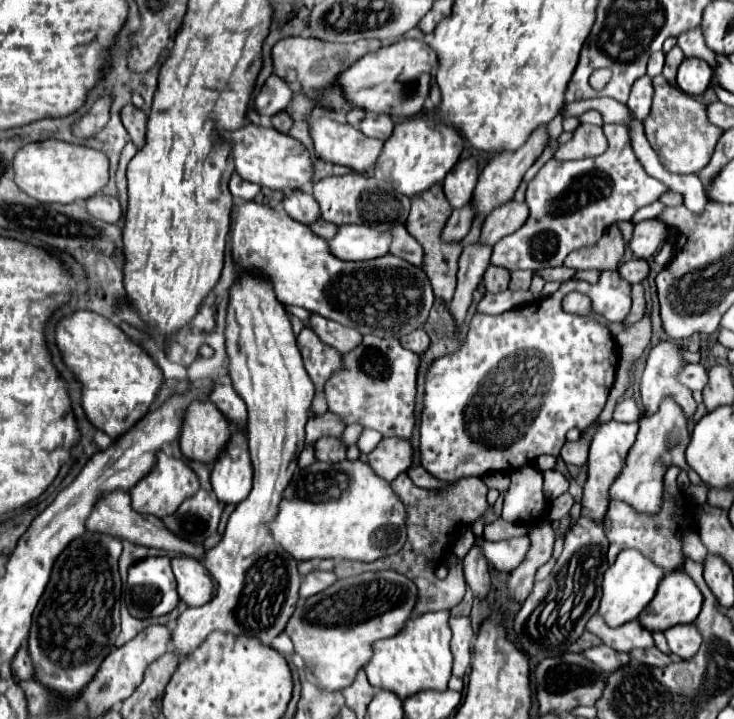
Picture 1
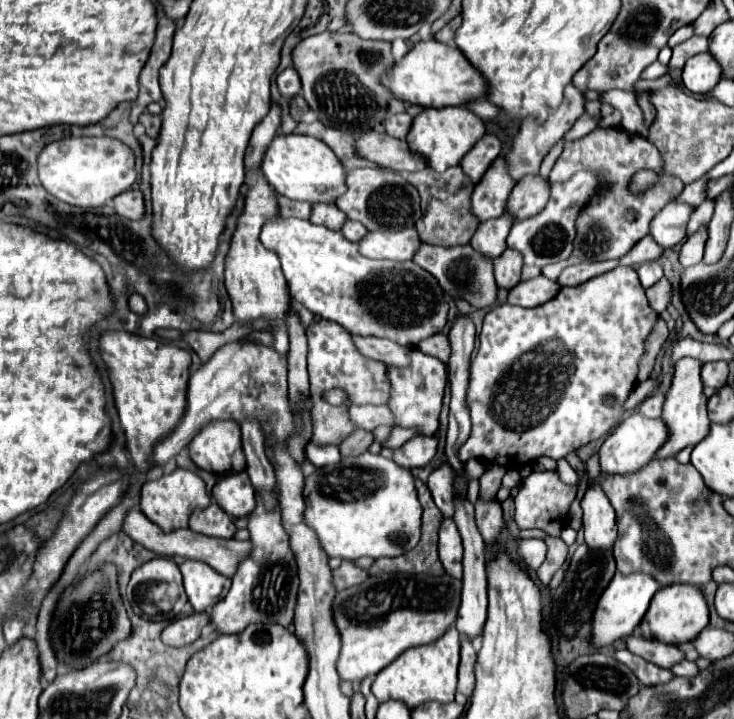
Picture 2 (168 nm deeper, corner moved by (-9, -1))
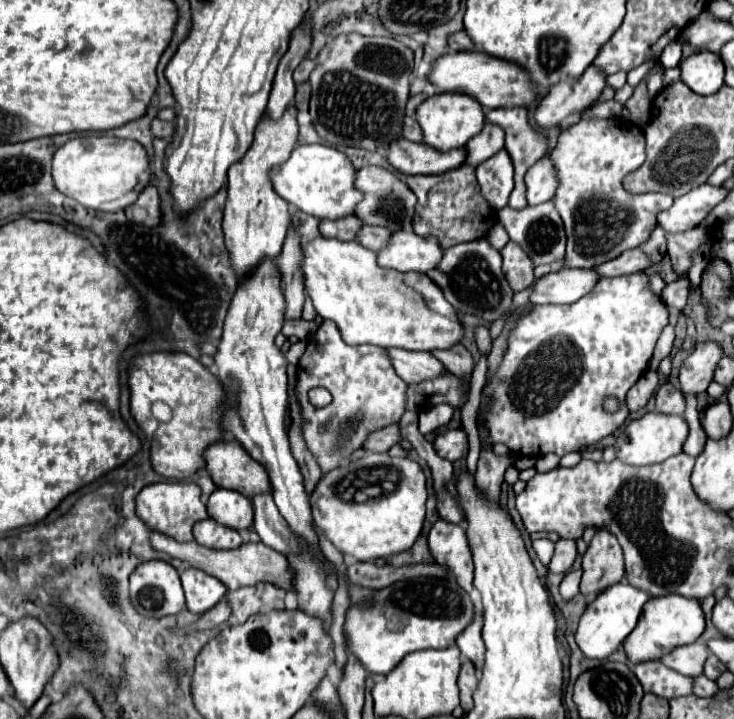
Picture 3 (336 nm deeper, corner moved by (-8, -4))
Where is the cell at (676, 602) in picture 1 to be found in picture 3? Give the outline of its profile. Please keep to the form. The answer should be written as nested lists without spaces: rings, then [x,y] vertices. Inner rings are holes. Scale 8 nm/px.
[[[679,595],[649,599],[647,605],[643,607],[643,617],[639,617],[639,625],[635,627],[635,633],[631,633],[631,637],[627,637],[627,641],[623,643],[627,661],[631,665],[635,665],[635,663],[643,663],[643,661],[661,659],[665,653],[673,651],[675,647],[697,641],[701,637],[703,629],[705,629],[705,617],[703,617],[699,601],[679,597]]]

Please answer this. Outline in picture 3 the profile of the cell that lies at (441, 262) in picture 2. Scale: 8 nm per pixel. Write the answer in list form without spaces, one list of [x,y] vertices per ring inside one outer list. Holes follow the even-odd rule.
[[[487,239],[461,243],[443,251],[443,259],[437,269],[427,273],[445,293],[445,299],[465,315],[475,315],[487,323],[503,319],[513,305],[513,289],[501,273],[499,251],[491,247]]]

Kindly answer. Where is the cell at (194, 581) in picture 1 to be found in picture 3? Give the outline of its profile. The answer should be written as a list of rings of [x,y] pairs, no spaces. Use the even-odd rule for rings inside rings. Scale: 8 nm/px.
[[[193,567],[181,573],[181,583],[187,599],[187,609],[197,615],[209,611],[227,593],[227,587],[219,579]]]

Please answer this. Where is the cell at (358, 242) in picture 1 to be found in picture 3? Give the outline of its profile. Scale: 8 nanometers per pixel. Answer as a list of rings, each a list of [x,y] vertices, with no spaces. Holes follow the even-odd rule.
[[[397,231],[387,249],[379,251],[379,265],[397,271],[427,273],[441,263],[443,249],[435,237],[419,237],[413,231]]]

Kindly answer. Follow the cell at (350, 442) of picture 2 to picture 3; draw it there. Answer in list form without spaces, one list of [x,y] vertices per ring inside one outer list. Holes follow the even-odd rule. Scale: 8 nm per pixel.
[[[391,423],[375,433],[369,435],[365,449],[373,451],[373,453],[387,453],[393,445],[397,445],[401,441],[401,431],[399,431],[399,423]]]

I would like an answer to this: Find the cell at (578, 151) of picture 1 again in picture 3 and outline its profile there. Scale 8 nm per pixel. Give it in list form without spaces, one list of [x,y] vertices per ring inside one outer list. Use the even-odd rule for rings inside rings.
[[[583,117],[579,123],[561,131],[559,141],[549,157],[553,159],[559,175],[559,189],[553,197],[553,203],[563,219],[565,235],[567,235],[565,267],[591,269],[619,257],[627,249],[643,245],[657,225],[657,213],[673,205],[673,197],[667,197],[663,193],[633,195],[623,187],[625,175],[639,169],[645,161],[643,129],[633,121],[629,123],[625,117],[611,117],[611,119]]]

